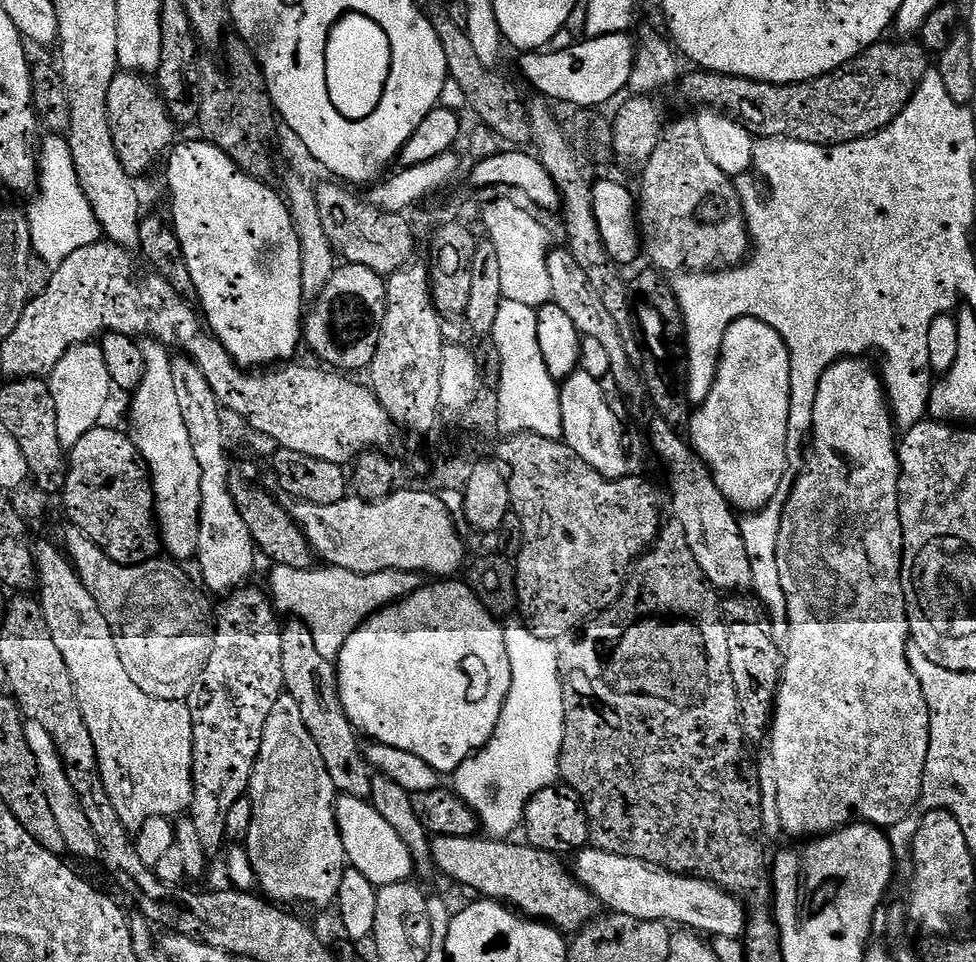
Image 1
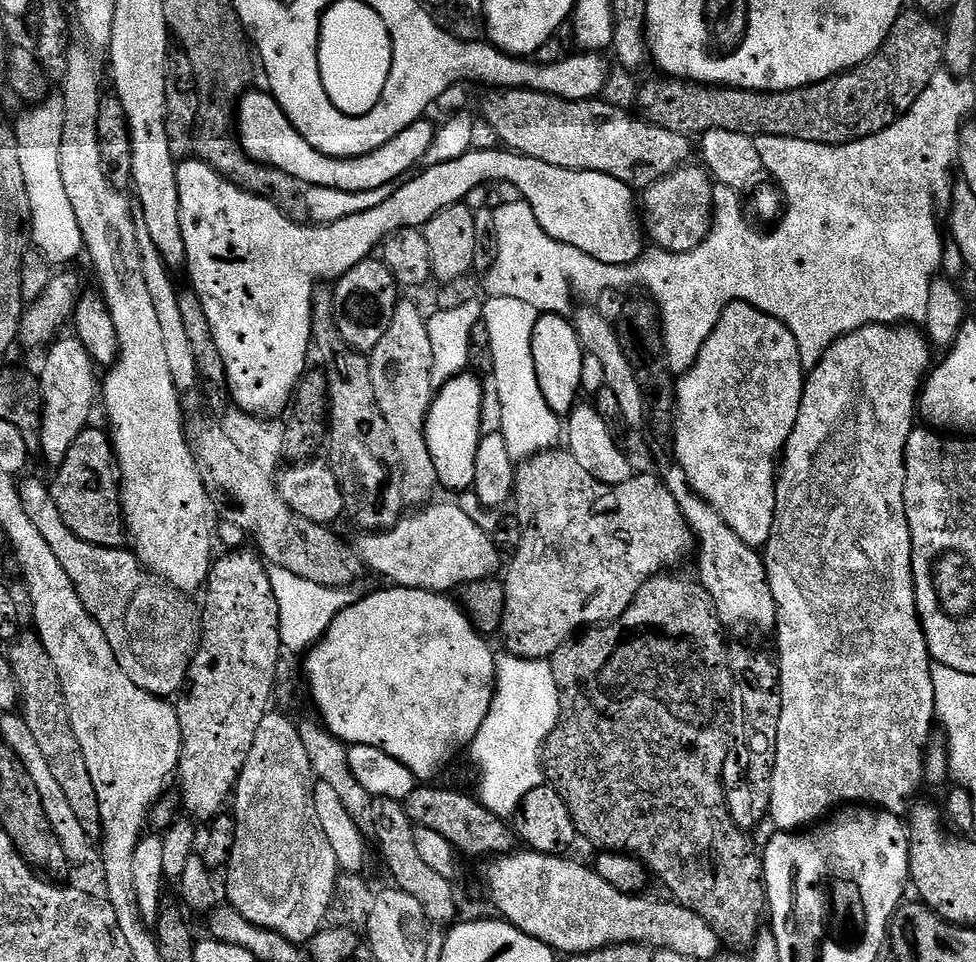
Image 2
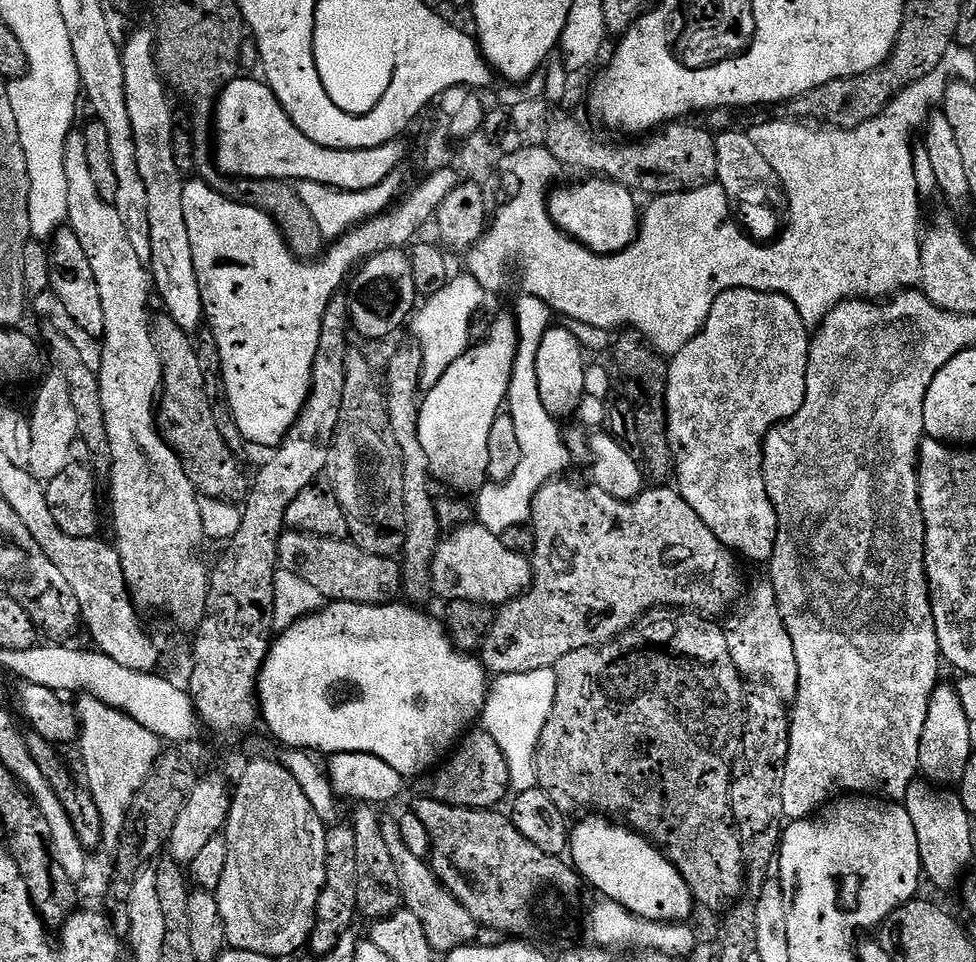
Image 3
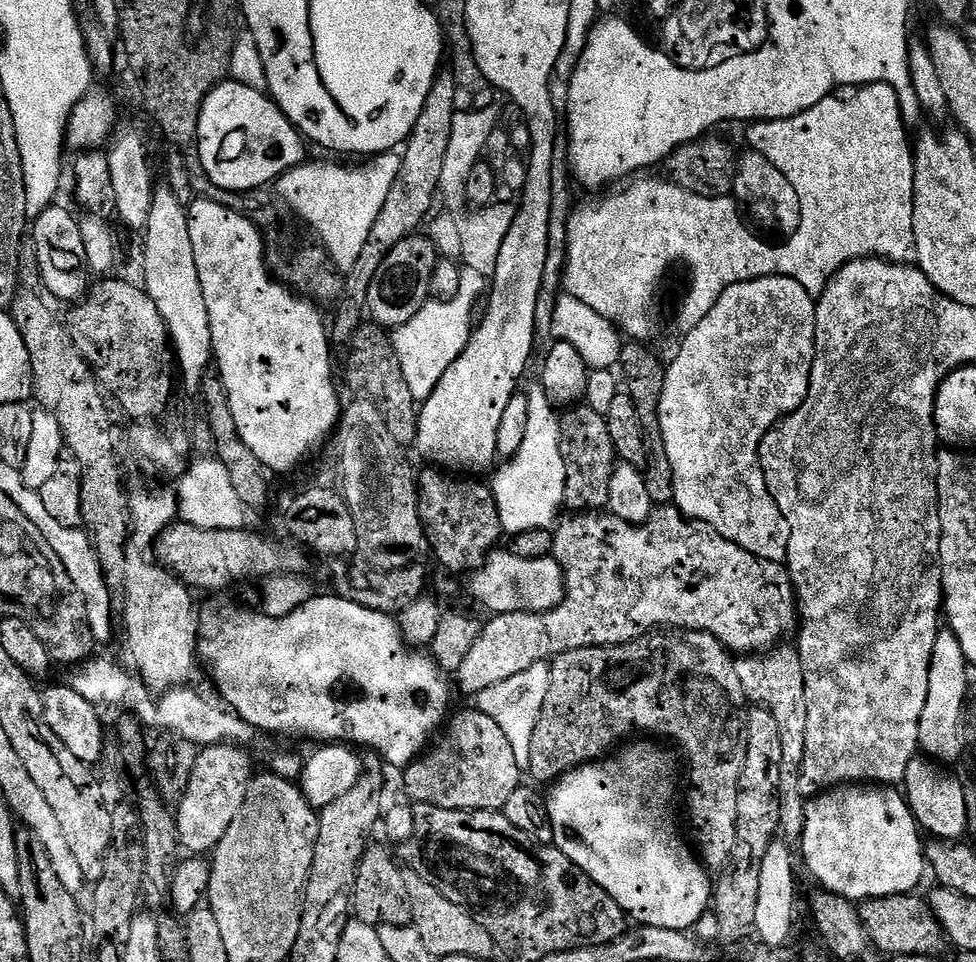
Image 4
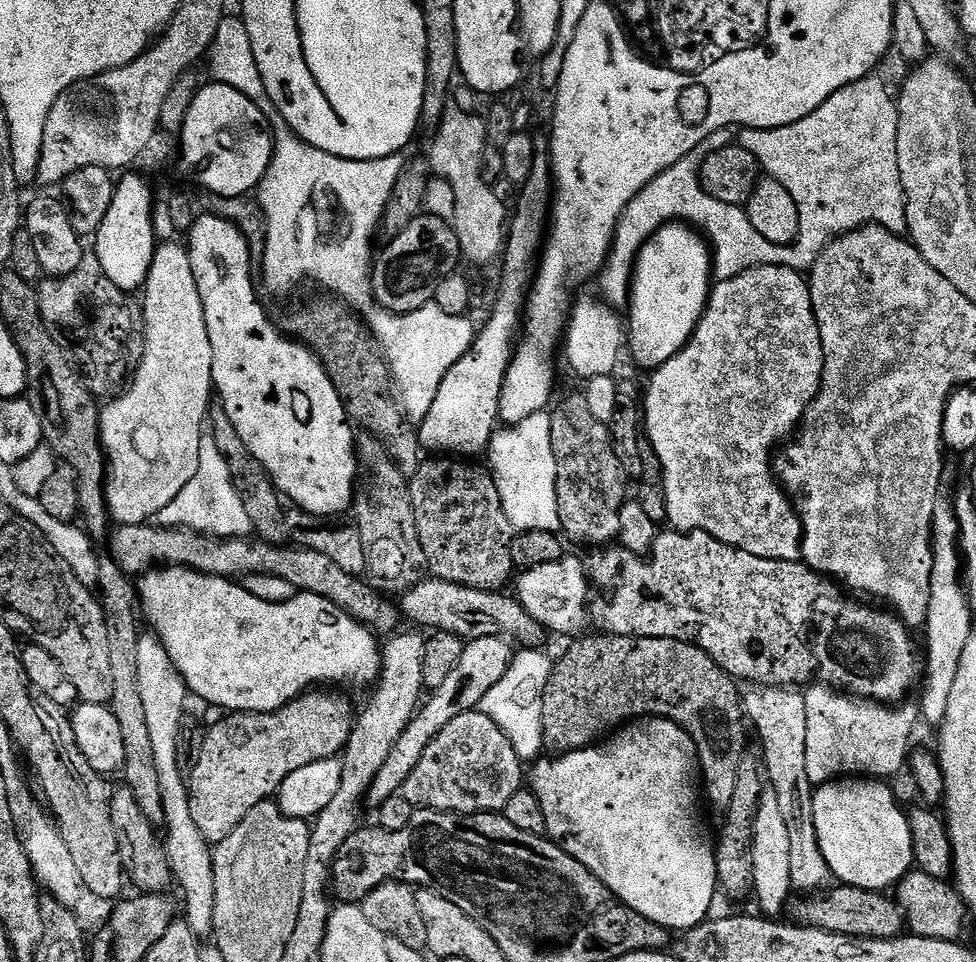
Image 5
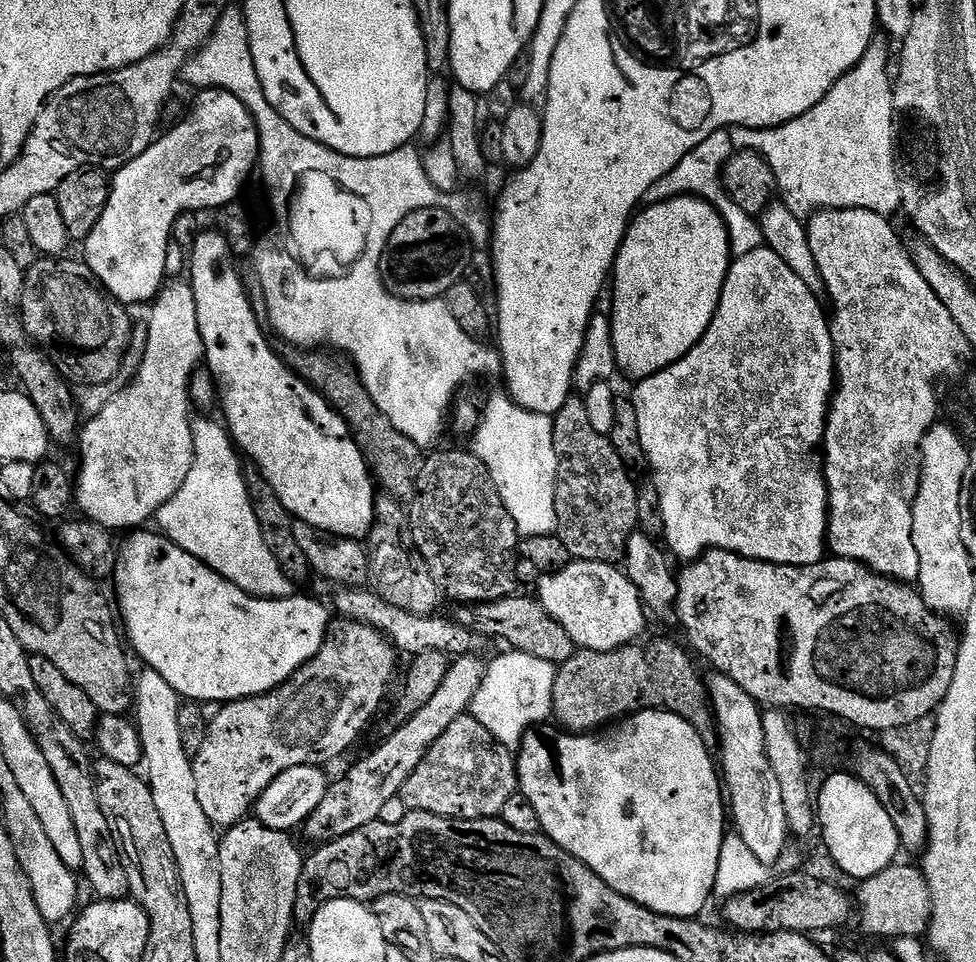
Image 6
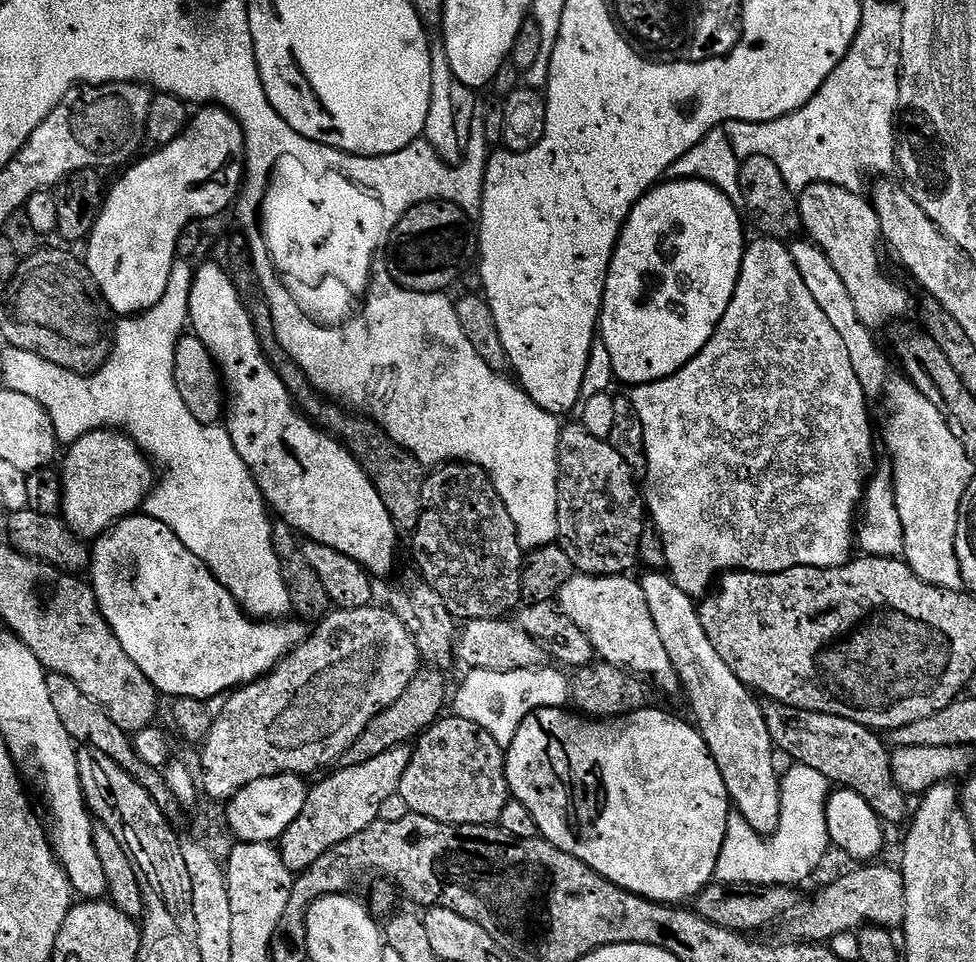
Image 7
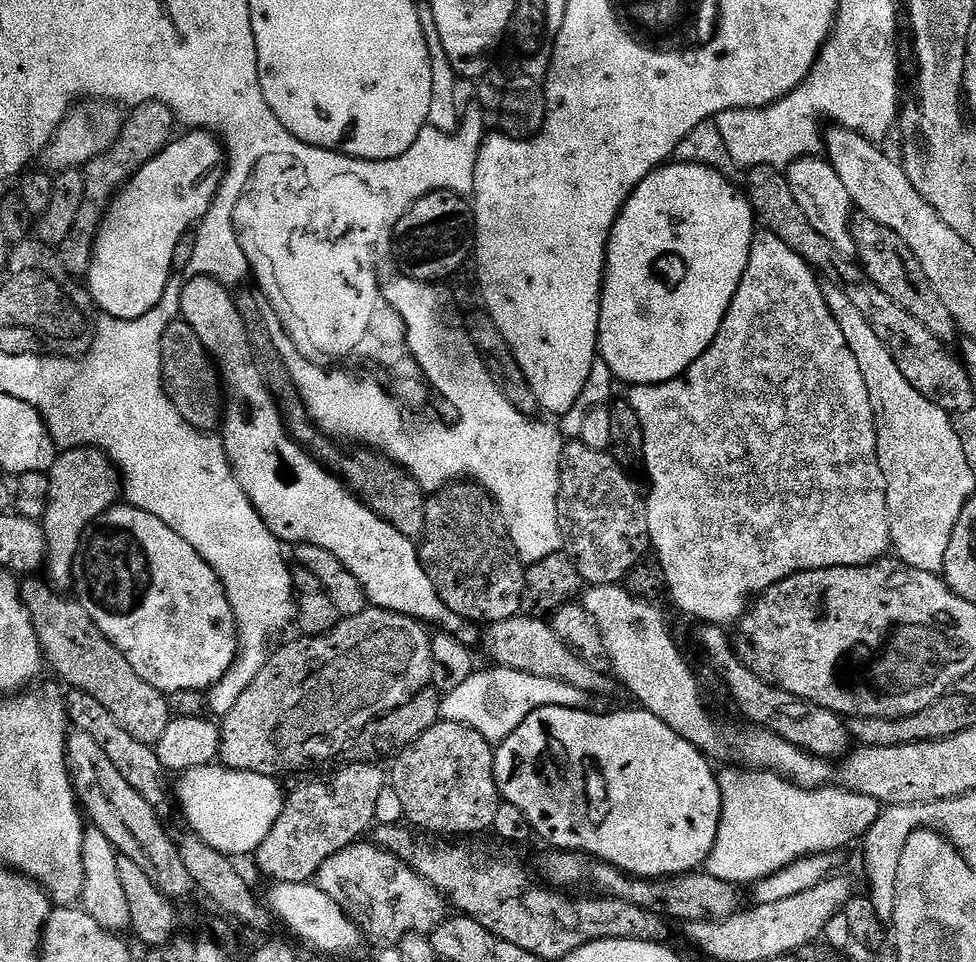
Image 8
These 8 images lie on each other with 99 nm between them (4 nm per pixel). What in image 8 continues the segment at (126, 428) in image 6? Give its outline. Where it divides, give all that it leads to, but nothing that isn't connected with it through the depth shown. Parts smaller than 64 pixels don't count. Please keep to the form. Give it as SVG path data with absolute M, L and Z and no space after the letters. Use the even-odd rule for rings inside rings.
M70 448L61 451L47 473L50 502L42 521L48 543L46 580L53 589L60 590L59 588L64 588L67 584L69 587L73 583L82 541L96 519L117 503L122 481L111 458L98 448Z

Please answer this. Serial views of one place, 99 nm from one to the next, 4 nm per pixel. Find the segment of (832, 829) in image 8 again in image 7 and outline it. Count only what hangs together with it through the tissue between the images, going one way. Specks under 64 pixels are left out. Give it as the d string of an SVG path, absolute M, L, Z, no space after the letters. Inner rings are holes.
M798 763L780 777L780 817L770 838L753 830L738 814L729 815L722 854L718 858L715 879L722 884L787 884L800 886L820 868L830 849L826 806L830 782L818 770Z

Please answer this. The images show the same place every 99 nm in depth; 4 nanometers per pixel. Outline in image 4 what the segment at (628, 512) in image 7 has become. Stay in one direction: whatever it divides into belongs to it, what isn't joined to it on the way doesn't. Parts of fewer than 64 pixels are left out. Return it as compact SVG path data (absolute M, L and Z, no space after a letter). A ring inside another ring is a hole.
M587 406L569 407L560 416L560 449L562 462L566 462L564 504L572 507L569 509L576 514L592 514L607 509L610 478L617 466L618 457L606 417Z

